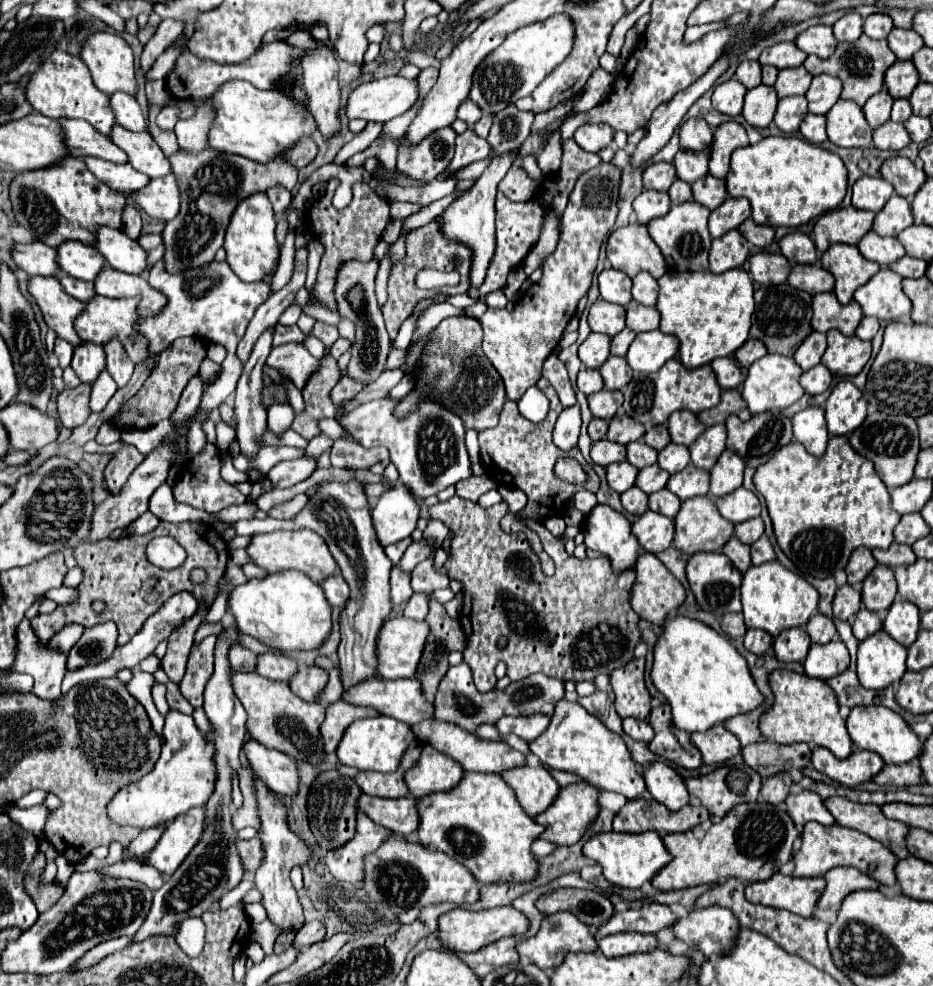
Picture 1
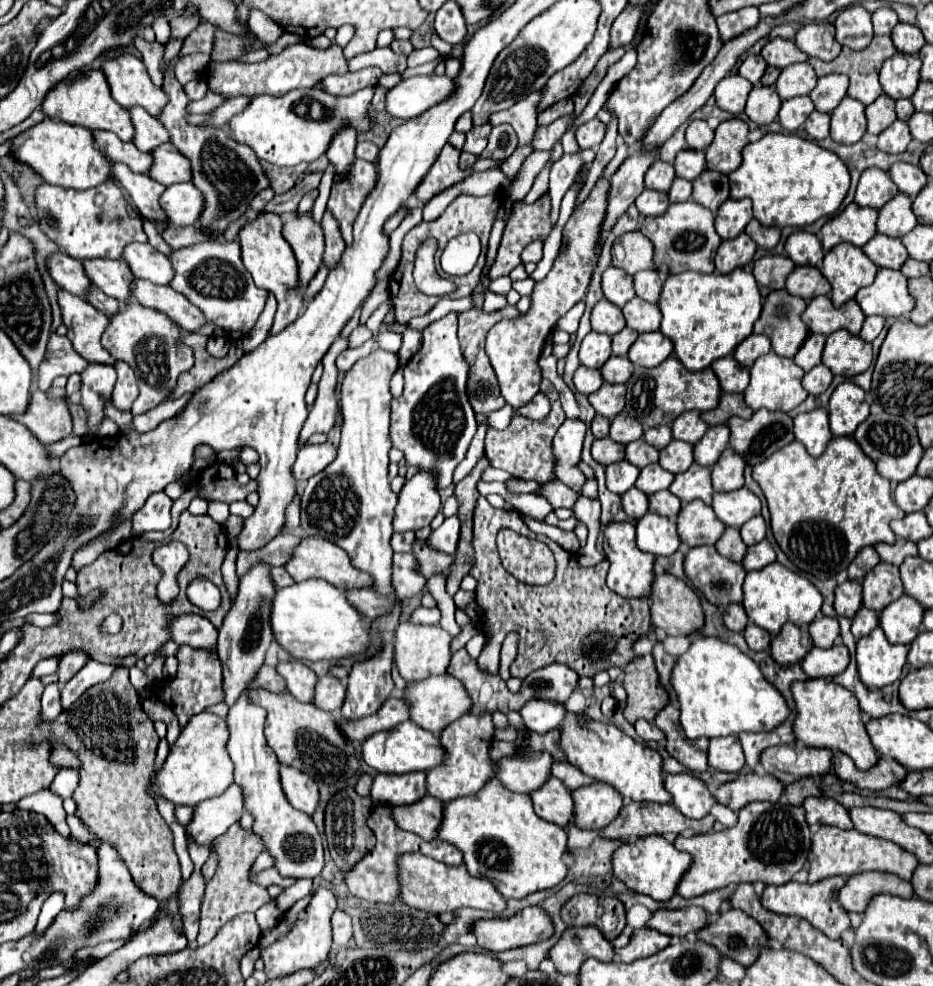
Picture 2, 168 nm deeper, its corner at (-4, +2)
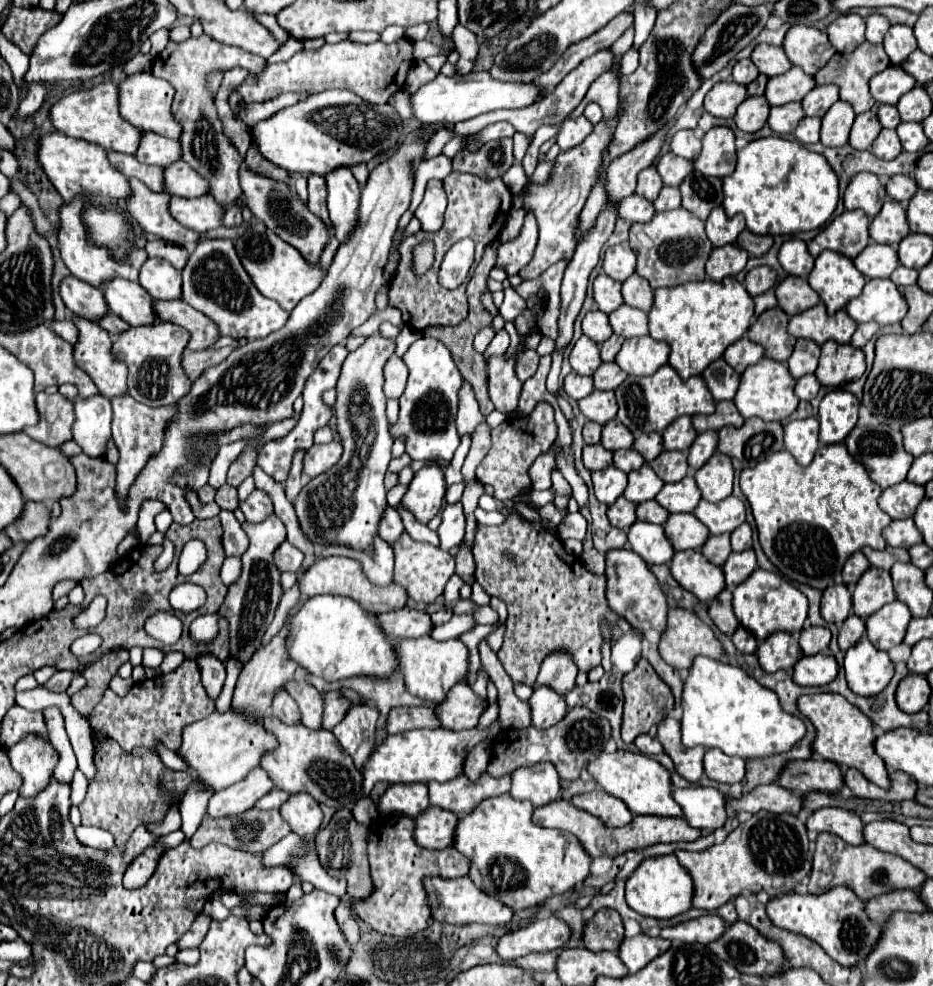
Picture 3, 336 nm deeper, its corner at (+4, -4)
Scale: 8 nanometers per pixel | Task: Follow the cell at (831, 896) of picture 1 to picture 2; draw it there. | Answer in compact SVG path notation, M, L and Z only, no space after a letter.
M882 872L858 874L858 878L848 878L846 886L840 890L838 900L842 902L842 906L846 906L846 910L850 914L860 912L860 916L862 916L866 906L870 904L870 900L878 894L912 898L914 890L912 890L910 882L906 882L894 874L882 874Z

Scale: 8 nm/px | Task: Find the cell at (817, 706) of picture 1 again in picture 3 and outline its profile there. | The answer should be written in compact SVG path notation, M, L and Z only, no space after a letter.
M830 692L800 696L798 710L816 728L816 738L812 742L814 756L836 762L840 768L858 768L870 782L878 784L880 788L888 788L888 770L882 764L882 758L872 748L874 734L872 734L872 722L868 720L868 716L858 712L858 708L850 704L844 696L830 694Z

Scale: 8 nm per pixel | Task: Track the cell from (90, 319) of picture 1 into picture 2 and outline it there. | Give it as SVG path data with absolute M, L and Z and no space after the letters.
M138 302L122 304L122 310L114 316L110 326L106 328L106 334L102 336L102 346L116 360L122 360L132 370L136 370L140 396L132 406L132 414L144 414L154 406L162 404L164 400L168 400L170 394L174 392L178 376L192 368L190 366L192 362L186 360L186 354L182 352L184 344L182 344L180 326L174 320L170 320L166 314L154 308L146 308Z

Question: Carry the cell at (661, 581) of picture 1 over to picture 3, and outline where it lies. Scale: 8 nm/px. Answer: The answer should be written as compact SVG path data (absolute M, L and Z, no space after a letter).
M680 606L668 608L668 624L666 632L660 636L658 650L664 662L684 670L690 668L694 656L698 654L716 660L724 654L714 632L698 616L694 616L694 612Z

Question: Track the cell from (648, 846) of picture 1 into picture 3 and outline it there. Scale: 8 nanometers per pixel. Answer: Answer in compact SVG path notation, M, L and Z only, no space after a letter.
M674 854L668 856L652 856L640 862L634 874L626 880L626 902L630 908L644 916L654 918L672 918L690 908L692 900L692 878L686 868L680 866Z

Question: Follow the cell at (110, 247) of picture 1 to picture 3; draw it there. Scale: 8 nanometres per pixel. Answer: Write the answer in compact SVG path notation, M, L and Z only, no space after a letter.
M148 258L140 268L138 282L154 300L178 300L180 298L182 276L166 260Z

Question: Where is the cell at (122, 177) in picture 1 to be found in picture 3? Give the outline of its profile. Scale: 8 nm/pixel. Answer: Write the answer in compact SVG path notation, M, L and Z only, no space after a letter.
M130 178L130 196L126 198L128 214L140 224L140 228L148 234L154 234L170 244L192 244L200 240L200 234L188 228L182 228L170 212L168 202L170 194L166 192L152 192L140 180Z

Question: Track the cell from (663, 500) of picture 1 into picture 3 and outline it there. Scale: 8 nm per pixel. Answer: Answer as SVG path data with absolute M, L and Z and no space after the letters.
M648 500L636 506L636 516L638 520L646 520L652 524L664 524L668 518L668 510L664 506L660 506L656 500Z

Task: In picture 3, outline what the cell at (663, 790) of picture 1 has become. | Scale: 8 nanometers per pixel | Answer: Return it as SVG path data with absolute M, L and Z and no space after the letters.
M674 788L672 798L678 802L678 806L682 806L686 822L694 828L716 830L722 828L726 822L726 798L716 788Z

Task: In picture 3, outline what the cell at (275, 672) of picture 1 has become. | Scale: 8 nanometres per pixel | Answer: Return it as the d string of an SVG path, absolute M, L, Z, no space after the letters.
M290 680L290 684L286 684L286 692L296 700L302 724L308 728L322 728L322 694L312 684L300 684L296 680Z

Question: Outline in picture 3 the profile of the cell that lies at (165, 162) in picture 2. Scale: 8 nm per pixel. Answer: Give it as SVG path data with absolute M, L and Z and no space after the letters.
M176 160L164 168L164 188L172 196L176 194L186 198L208 194L208 182L182 160Z

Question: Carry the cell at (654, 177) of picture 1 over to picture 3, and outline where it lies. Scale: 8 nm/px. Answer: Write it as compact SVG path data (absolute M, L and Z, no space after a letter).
M650 166L650 168L646 168L646 170L642 170L642 172L638 174L636 194L638 194L638 196L644 196L644 198L648 198L648 200L654 200L654 198L660 194L662 186L664 186L664 182L662 182L656 166Z

